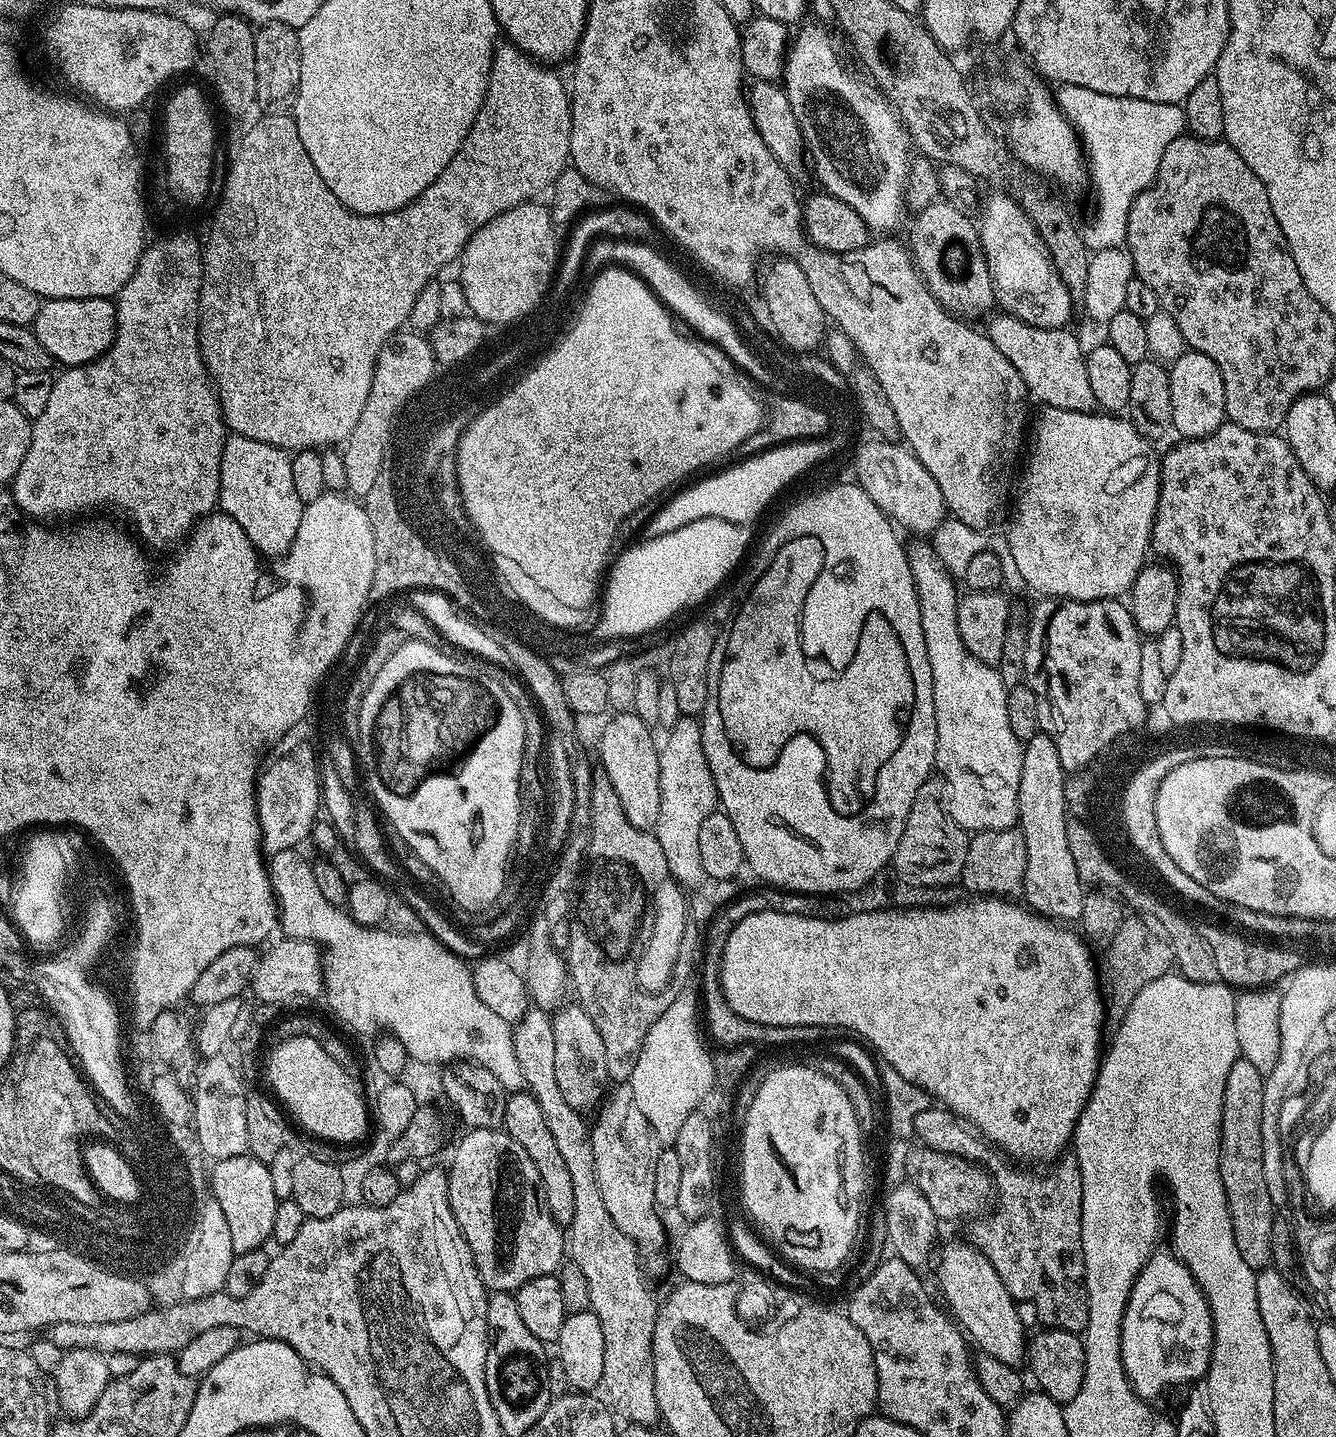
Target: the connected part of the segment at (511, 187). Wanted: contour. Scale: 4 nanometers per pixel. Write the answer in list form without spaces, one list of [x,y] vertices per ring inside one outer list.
[[[500,42],[496,45],[496,51],[492,54],[492,69],[490,70],[490,82],[486,90],[486,98],[484,104],[478,110],[478,114],[474,118],[474,126],[466,134],[463,146],[458,150],[458,154],[454,154],[454,158],[450,162],[450,166],[446,166],[446,170],[442,170],[442,174],[438,178],[434,178],[434,182],[424,191],[414,202],[410,202],[404,208],[399,208],[397,212],[390,214],[382,214],[381,216],[363,216],[357,212],[351,212],[346,206],[342,206],[342,202],[338,202],[338,198],[334,198],[334,194],[330,190],[330,186],[326,186],[326,182],[322,182],[322,174],[318,174],[318,170],[314,170],[314,162],[310,162],[310,154],[306,154],[306,146],[302,146],[302,138],[298,138],[298,126],[295,119],[291,115],[285,114],[264,114],[260,121],[245,134],[240,140],[240,145],[236,148],[236,153],[232,156],[232,164],[227,165],[226,175],[224,178],[224,190],[220,205],[216,208],[216,217],[212,220],[212,229],[208,232],[208,244],[203,245],[204,253],[204,281],[200,287],[200,357],[204,360],[204,365],[208,371],[208,376],[212,379],[212,386],[216,389],[216,396],[220,399],[220,411],[224,413],[224,427],[229,433],[237,436],[245,436],[246,438],[254,438],[258,442],[266,442],[275,448],[283,448],[289,454],[298,452],[311,452],[313,450],[328,450],[333,446],[343,445],[344,441],[350,438],[350,434],[354,430],[354,426],[358,426],[358,418],[362,418],[362,410],[366,406],[366,402],[370,398],[370,390],[372,382],[376,379],[376,362],[389,343],[407,325],[410,310],[414,310],[414,298],[418,298],[418,294],[422,294],[422,290],[431,280],[437,279],[443,270],[444,264],[459,261],[460,253],[463,252],[468,244],[468,239],[472,237],[473,232],[477,232],[482,226],[486,226],[486,222],[490,222],[498,214],[502,214],[506,210],[510,210],[519,204],[527,204],[539,192],[547,193],[555,184],[558,177],[563,174],[565,168],[570,164],[570,134],[572,133],[572,101],[570,99],[569,89],[560,81],[560,76],[555,72],[555,67],[545,66],[539,60],[533,60],[531,56],[527,56],[521,48],[516,47],[511,42]]]

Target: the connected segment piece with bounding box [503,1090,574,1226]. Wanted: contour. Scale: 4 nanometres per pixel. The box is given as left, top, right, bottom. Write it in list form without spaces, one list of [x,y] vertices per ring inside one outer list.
[[[521,1090],[509,1095],[506,1102],[506,1114],[504,1115],[503,1131],[508,1133],[526,1154],[530,1154],[530,1162],[540,1175],[540,1190],[544,1194],[544,1201],[554,1218],[561,1226],[571,1224],[574,1218],[574,1182],[570,1178],[570,1170],[566,1167],[566,1161],[562,1159],[562,1153],[558,1151],[558,1145],[554,1143],[554,1137],[546,1127],[546,1118],[542,1118],[542,1106],[532,1097],[531,1091]]]

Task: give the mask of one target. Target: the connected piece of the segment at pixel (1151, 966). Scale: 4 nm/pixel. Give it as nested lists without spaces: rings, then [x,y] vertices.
[[[1133,913],[1131,918],[1121,922],[1118,931],[1108,943],[1106,958],[1102,960],[1102,995],[1106,1016],[1109,1021],[1118,1022],[1130,1010],[1130,1002],[1138,998],[1138,993],[1154,978],[1162,978],[1173,971],[1172,962],[1175,947],[1154,935],[1155,920],[1143,913]]]

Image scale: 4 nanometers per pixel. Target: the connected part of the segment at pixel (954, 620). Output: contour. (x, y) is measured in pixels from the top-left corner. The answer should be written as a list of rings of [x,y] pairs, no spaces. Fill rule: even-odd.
[[[931,543],[911,545],[908,561],[916,583],[918,606],[922,614],[922,638],[926,638],[926,658],[930,658],[930,674],[934,690],[934,718],[936,719],[936,766],[946,785],[948,813],[958,826],[969,834],[986,830],[1006,830],[1017,827],[1018,778],[1022,774],[1024,744],[1014,738],[1006,715],[1008,689],[1004,687],[999,671],[982,662],[966,650],[962,634],[958,634],[957,581],[945,570]]]

